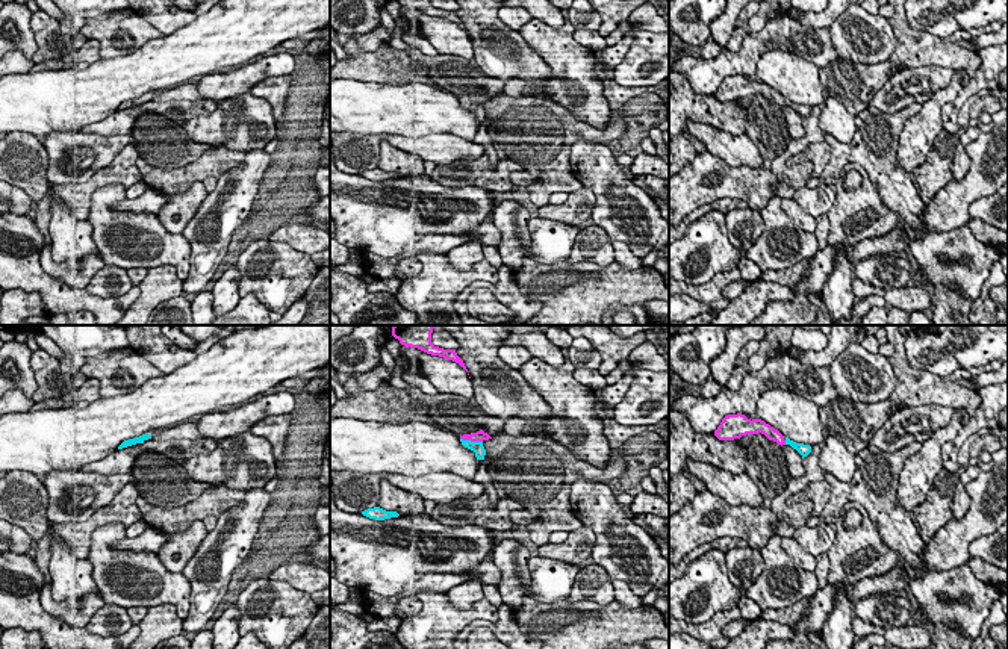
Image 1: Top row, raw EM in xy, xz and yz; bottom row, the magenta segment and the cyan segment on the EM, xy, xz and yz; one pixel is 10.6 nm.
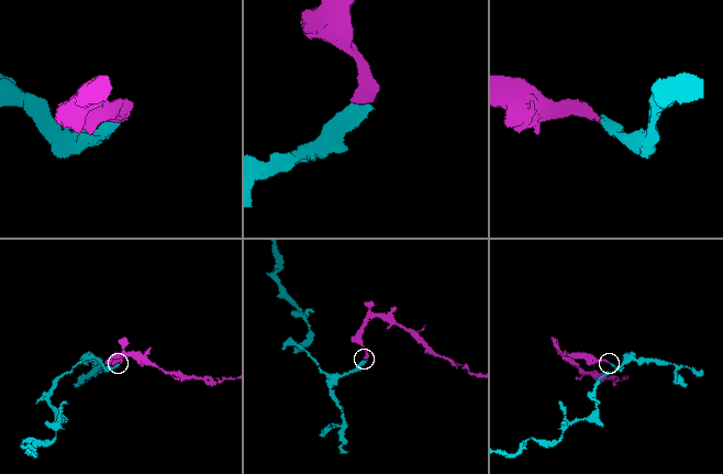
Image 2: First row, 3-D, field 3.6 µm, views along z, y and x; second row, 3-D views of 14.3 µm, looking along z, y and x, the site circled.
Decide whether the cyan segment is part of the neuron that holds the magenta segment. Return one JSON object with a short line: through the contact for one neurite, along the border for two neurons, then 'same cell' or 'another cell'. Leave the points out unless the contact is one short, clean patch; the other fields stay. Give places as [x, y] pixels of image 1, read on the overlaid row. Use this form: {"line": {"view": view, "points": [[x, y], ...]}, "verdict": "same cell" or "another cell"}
{"line": {"view": "xz", "points": [[479, 436], [471, 440], [477, 447]]}, "verdict": "same cell"}

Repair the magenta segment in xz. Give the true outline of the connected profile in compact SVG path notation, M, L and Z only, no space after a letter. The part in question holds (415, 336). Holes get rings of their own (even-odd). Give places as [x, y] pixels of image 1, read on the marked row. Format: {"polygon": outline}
{"polygon": "M394 325L392 336L400 340L406 348L418 348L427 354L439 356L459 363L466 372L463 360L457 356L456 349L443 349L431 343L431 333L434 325Z"}

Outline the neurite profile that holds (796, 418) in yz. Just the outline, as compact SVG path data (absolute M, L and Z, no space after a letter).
M787 389L763 392L755 416L796 443L811 446L825 439L819 405Z

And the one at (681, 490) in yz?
M683 474L672 477L669 483L669 516L695 498L696 489Z

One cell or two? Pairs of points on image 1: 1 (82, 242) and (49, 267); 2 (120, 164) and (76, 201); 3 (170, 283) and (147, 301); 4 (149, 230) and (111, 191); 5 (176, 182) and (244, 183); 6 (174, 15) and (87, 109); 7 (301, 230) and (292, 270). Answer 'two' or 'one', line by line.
1: two
2: one
3: one
4: one
5: two
6: two
7: two

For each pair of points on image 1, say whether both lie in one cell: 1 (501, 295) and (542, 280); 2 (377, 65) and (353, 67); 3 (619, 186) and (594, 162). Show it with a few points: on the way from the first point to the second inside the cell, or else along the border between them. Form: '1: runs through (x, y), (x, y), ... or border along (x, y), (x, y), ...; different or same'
1: border along (513, 283), (530, 298), (538, 300), (542, 307); different
2: runs through (371, 67), (359, 67); same
3: runs through (613, 182), (600, 168); same

